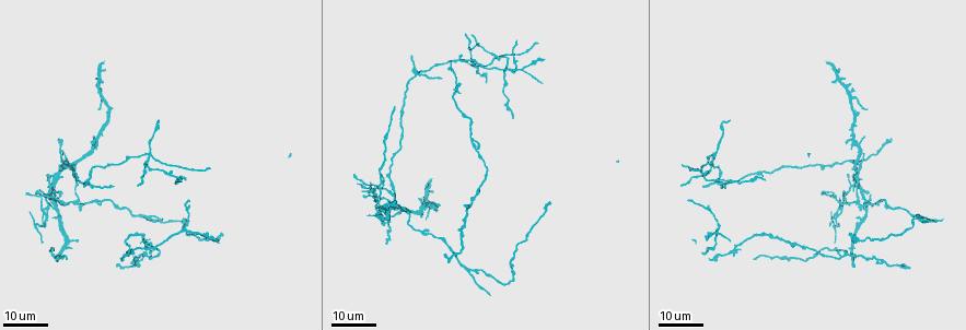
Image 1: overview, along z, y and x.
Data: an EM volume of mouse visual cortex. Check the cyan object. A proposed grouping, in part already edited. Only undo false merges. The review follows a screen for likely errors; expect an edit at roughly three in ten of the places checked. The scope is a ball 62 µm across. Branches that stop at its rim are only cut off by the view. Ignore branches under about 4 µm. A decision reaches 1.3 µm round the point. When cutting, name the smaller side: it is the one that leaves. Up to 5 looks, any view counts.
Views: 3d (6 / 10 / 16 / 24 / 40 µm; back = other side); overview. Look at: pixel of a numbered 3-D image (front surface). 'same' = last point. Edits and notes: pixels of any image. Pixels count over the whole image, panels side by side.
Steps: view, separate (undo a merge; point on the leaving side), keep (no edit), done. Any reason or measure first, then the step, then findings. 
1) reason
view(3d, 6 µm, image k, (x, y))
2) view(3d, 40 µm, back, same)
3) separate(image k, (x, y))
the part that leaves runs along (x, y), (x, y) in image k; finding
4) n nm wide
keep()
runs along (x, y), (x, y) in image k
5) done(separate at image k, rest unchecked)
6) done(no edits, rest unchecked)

side arm on a straight run
view(3d, 24 µm, image 1, (498, 57))

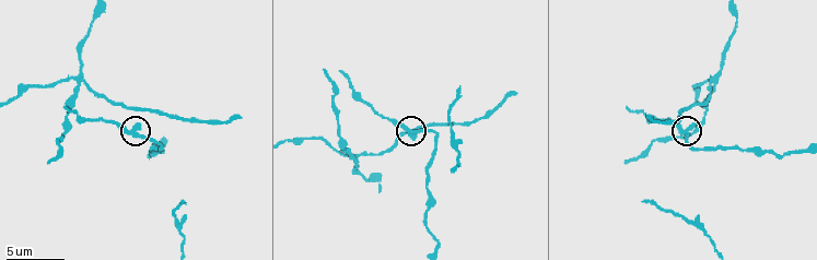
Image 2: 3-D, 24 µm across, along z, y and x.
view(3d, 6 µm, image 2, (688, 133))

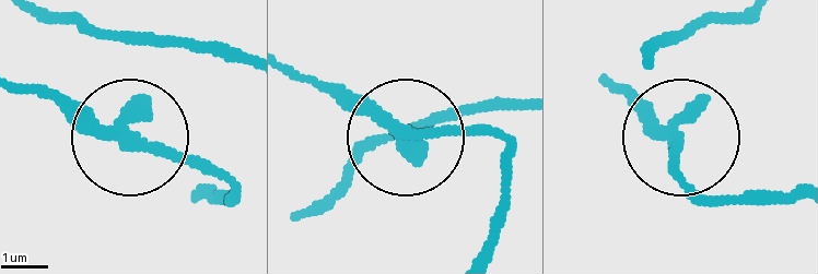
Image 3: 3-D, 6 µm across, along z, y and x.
3 arms
keep()
runs along (731, 18), (684, 42), (676, 135), (629, 92) in image 3; one cell here

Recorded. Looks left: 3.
three arms meet
view(3d, 16 µm, image 1, (186, 230))

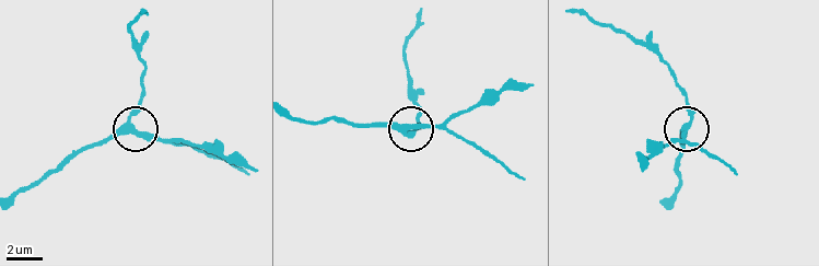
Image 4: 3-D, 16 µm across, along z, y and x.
closer look
view(3d, 10 µm, image 4, (406, 127))

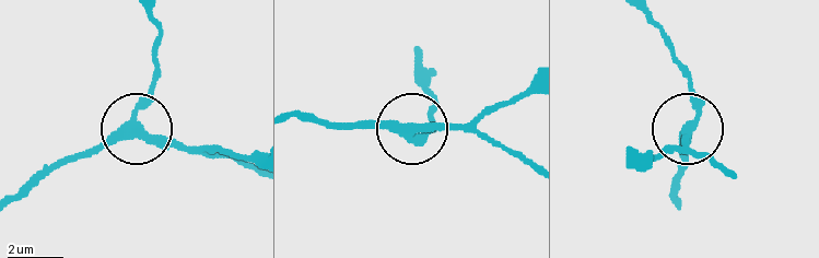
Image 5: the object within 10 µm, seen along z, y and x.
330 nm wide
keep()
continuous, no second cell

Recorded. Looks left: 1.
four-way junction
view(3d, 16 µm, image 2, (77, 82))

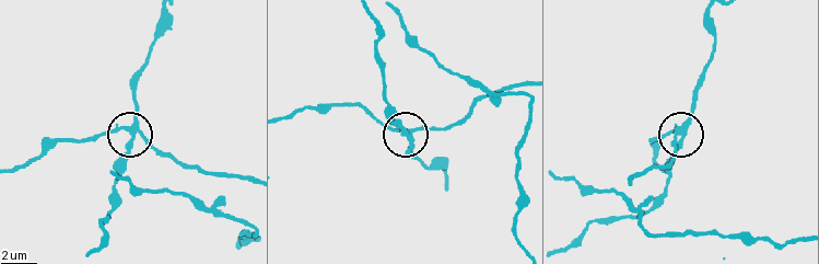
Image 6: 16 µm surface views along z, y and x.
4 arms
separate(image 6, (128, 155))
the part that leaves runs along (136, 133), (116, 202), (100, 224), (103, 241), (89, 253) in image 6; two cells meet here

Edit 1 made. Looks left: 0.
done(separate at image 6, rest unchecked)

